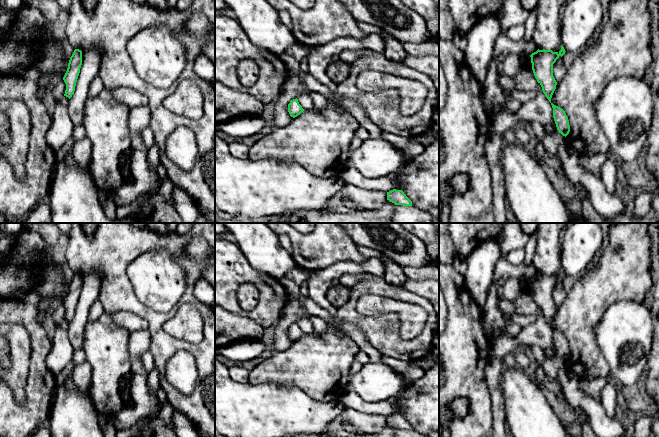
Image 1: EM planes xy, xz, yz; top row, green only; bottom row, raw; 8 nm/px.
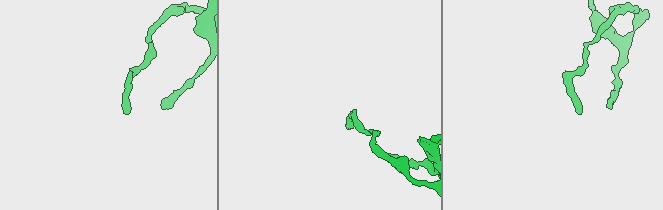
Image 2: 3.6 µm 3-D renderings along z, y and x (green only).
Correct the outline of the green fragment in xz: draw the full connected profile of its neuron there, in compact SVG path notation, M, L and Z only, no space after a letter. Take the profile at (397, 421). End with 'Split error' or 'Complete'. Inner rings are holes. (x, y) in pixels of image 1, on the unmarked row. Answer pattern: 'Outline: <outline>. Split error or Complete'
Outline: M393 413L387 416L387 424L395 429L412 430L412 425L404 418L402 414Z. Complete

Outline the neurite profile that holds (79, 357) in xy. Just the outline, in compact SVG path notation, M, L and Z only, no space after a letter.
M83 347L79 349L74 349L71 362L75 363L76 365L81 365L86 362L86 354Z

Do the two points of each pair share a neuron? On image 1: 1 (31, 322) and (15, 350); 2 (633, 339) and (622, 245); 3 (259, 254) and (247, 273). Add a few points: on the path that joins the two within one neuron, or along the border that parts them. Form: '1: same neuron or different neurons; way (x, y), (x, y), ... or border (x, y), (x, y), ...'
1: different neurons; border (10, 322), (17, 323), (27, 330), (31, 352)
2: different neurons; border (645, 301), (620, 300), (613, 303), (607, 310)
3: different neurons; border (239, 247), (247, 261), (254, 268), (273, 276)

